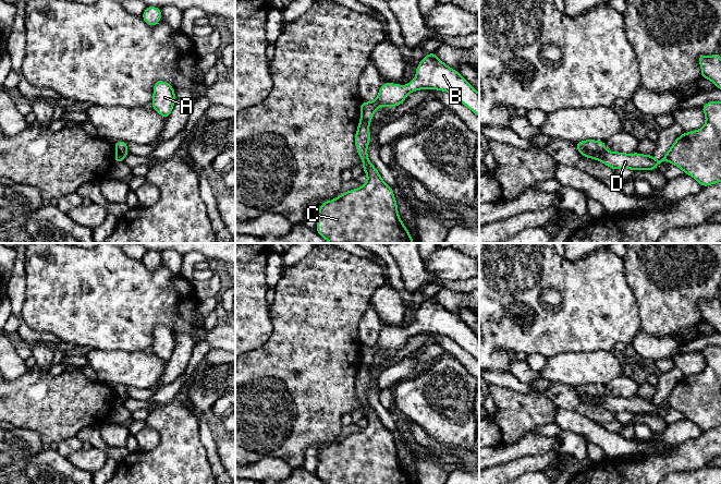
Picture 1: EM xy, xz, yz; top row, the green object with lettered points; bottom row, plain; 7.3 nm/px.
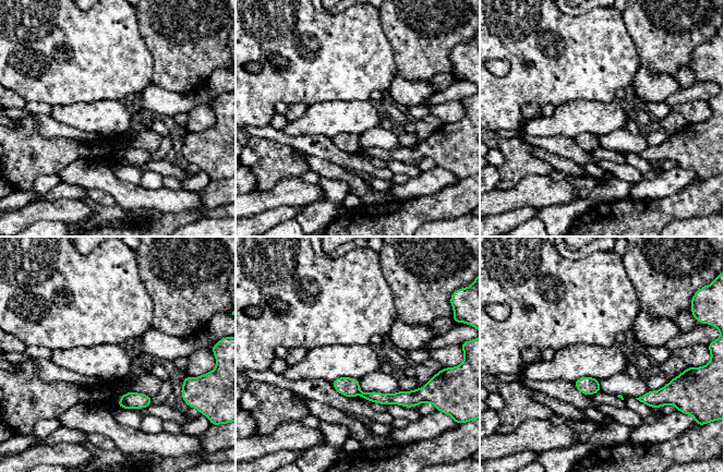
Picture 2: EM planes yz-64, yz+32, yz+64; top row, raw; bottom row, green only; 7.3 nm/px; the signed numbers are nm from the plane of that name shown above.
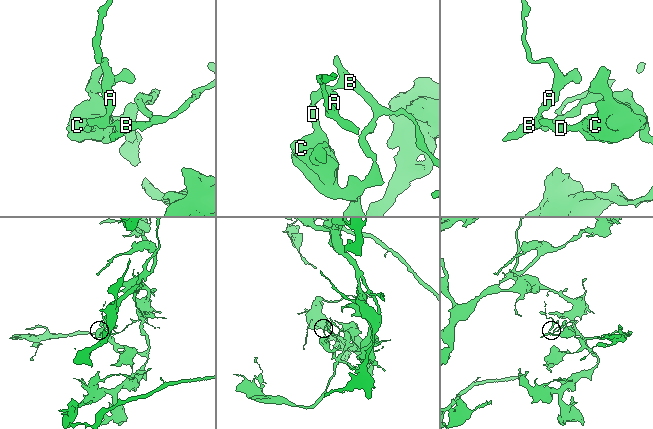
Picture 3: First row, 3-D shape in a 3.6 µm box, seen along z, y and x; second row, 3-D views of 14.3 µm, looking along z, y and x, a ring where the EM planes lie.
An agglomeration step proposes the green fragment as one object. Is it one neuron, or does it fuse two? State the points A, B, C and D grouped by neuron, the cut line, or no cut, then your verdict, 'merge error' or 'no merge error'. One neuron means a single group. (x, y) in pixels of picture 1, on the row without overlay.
groups A B / C D; cut yz (605, 394), (597, 403); merge error

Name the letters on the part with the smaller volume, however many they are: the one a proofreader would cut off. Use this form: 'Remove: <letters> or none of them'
Remove: A, B

